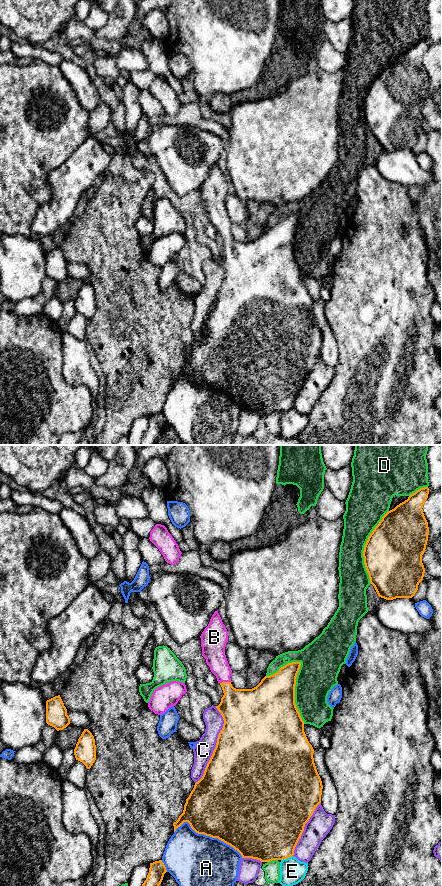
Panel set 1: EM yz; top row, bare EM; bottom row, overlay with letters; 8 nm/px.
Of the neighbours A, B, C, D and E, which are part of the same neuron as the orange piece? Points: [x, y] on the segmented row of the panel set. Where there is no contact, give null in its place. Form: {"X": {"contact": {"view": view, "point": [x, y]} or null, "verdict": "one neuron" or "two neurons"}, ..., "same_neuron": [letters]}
{"A": {"contact": {"view": "yz", "point": [208, 835]}, "verdict": "two neurons"}, "B": {"contact": {"view": "yz", "point": [225, 682]}, "verdict": "one neuron"}, "C": {"contact": {"view": "yz", "point": [216, 745]}, "verdict": "two neurons"}, "D": {"contact": {"view": "yz", "point": [294, 689]}, "verdict": "two neurons"}, "E": {"contact": {"view": "yz", "point": [286, 858]}, "verdict": "two neurons"}, "same_neuron": ["B"]}

